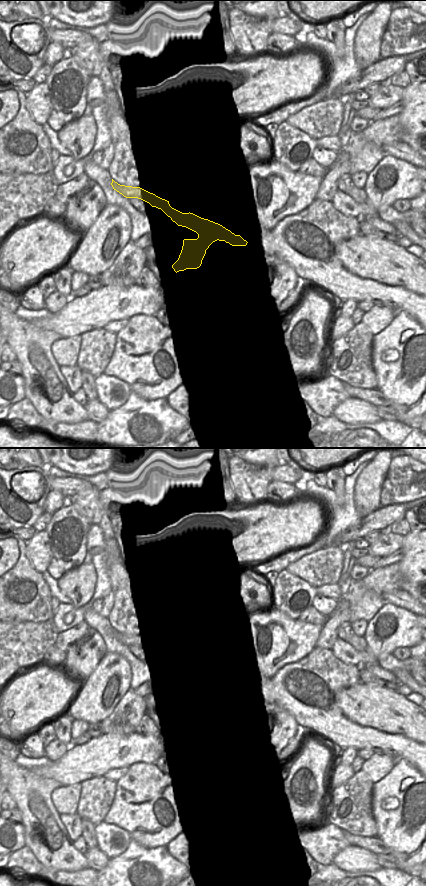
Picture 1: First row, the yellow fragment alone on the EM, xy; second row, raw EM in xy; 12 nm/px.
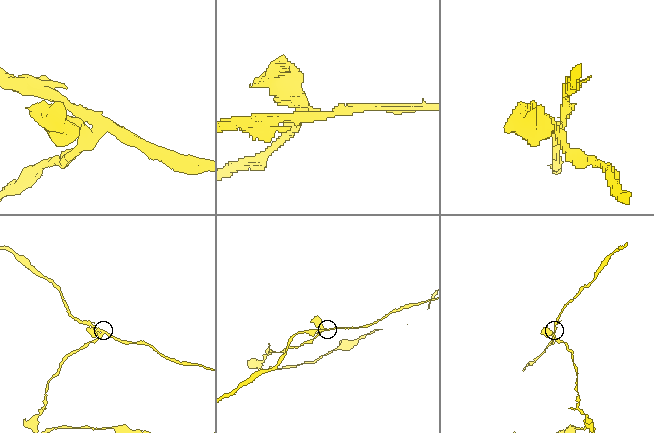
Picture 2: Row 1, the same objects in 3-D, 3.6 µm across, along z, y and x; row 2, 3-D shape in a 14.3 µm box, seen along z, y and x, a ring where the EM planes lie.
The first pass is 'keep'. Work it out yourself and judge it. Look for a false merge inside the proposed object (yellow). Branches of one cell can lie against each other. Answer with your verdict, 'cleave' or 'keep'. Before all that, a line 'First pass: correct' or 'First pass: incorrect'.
First pass: incorrect
cleave

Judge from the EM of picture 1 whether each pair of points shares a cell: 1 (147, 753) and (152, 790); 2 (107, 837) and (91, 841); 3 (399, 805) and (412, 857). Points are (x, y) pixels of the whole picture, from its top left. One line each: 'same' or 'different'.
1: different
2: different
3: same

